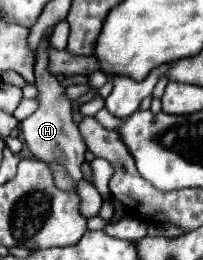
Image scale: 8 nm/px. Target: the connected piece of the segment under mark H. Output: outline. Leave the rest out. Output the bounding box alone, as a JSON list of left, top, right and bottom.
[19,28,87,182]

